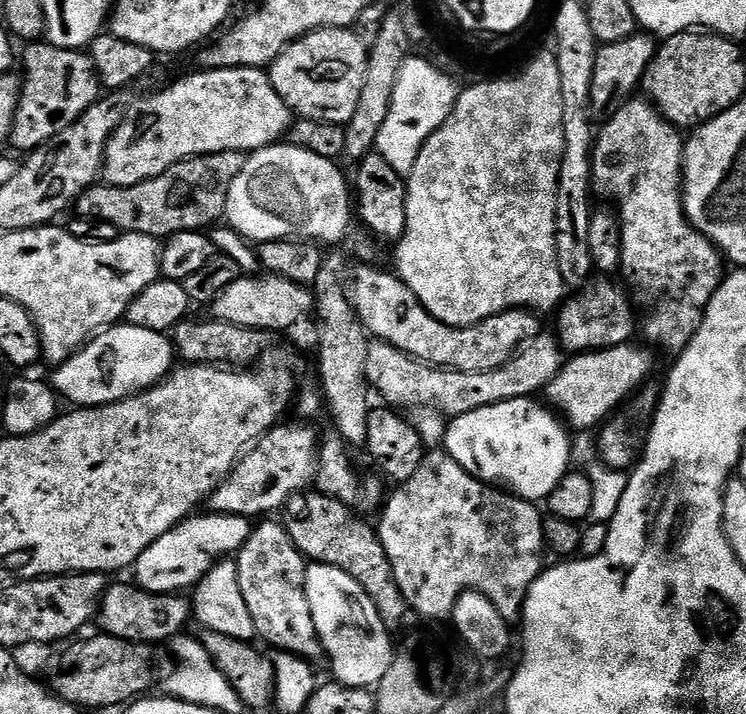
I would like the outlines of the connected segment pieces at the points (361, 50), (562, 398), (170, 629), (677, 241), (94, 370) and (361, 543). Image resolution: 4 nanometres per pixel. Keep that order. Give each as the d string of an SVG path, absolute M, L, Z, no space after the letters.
M320 28L317 32L299 36L293 44L282 50L282 54L278 54L276 61L270 65L270 79L282 102L286 102L286 106L297 117L343 126L350 122L350 118L354 118L358 98L362 98L362 82L366 82L367 69L368 48L352 28Z
M629 342L617 348L598 348L565 359L560 372L548 384L546 397L569 429L599 429L632 391L645 387L644 379L652 372L652 356L647 347L635 348L634 345Z
M109 583L108 588L104 592L104 597L100 599L98 609L98 624L100 620L99 631L106 636L114 638L122 638L123 640L133 640L136 644L146 644L149 646L157 646L156 644L167 645L176 639L185 631L184 628L193 619L194 613L189 597L184 594L165 594L162 592L148 592L145 588L137 586L135 583L116 584Z
M641 98L629 99L627 102L620 105L618 111L611 113L607 117L608 120L604 124L604 129L599 129L598 135L595 137L592 145L592 187L597 197L605 196L608 200L613 200L615 211L620 217L620 229L622 230L622 246L620 247L620 267L619 271L624 272L623 279L626 281L627 287L634 293L635 299L640 300L648 307L648 317L643 317L642 320L642 336L649 340L649 345L657 344L660 348L665 348L671 354L679 353L689 342L694 338L694 334L702 326L704 321L704 311L708 309L710 298L714 298L714 294L718 290L718 286L723 282L726 275L725 257L722 255L719 248L711 241L706 239L703 234L684 215L684 198L682 195L682 161L684 159L685 141L682 139L681 129L675 124L671 124L660 115L660 109L655 104L647 99Z
M127 322L117 323L111 328L92 337L80 351L75 352L65 364L55 369L56 380L54 388L61 397L73 400L76 406L99 406L102 404L115 404L133 393L143 392L153 384L160 383L165 376L173 371L174 345L165 333L154 330L142 330L142 326L134 326Z
M317 492L292 496L282 510L282 523L291 542L311 563L330 565L350 574L364 590L378 610L389 633L396 634L404 624L410 609L404 595L397 588L389 558L380 535L366 524L353 509L333 496Z

